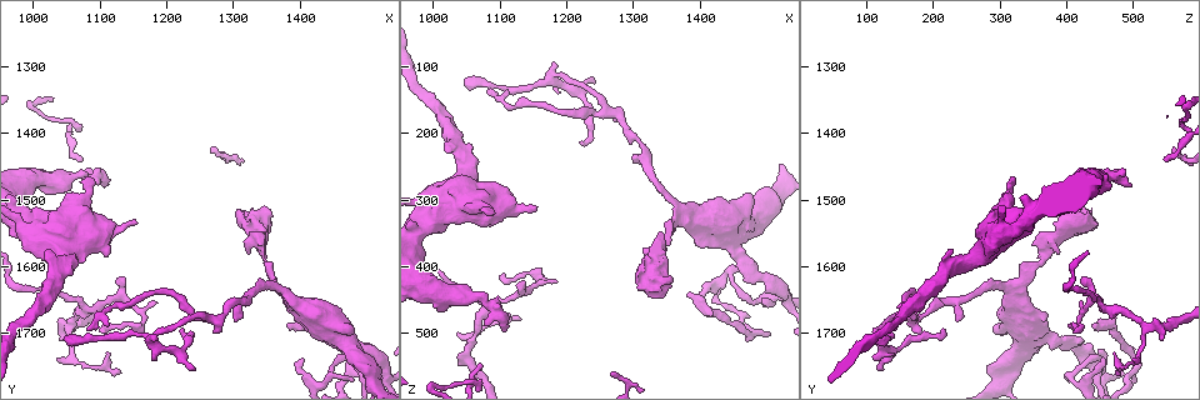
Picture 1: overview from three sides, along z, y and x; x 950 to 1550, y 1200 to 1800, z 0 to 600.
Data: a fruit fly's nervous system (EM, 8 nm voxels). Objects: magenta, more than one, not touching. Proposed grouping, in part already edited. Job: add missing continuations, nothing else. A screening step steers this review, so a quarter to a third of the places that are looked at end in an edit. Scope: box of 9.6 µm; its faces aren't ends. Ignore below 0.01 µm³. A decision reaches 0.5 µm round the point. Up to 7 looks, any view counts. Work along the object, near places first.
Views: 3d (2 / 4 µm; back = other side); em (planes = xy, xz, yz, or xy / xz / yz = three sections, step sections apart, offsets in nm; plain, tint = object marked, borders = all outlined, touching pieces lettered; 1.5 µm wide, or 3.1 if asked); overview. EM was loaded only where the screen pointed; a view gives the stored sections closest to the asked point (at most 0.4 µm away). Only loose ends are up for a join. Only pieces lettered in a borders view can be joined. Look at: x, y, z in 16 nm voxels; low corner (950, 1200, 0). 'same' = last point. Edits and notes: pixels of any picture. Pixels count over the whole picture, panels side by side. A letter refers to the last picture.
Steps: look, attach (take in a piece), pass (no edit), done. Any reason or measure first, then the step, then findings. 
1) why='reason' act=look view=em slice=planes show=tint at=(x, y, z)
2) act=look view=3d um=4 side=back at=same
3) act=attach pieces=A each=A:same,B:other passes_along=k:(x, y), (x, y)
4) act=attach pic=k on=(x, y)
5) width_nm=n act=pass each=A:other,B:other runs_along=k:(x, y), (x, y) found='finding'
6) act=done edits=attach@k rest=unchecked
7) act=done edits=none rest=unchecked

why='thin end' act=look view=3d um=4 side=back at=(1140, 1620, 420)

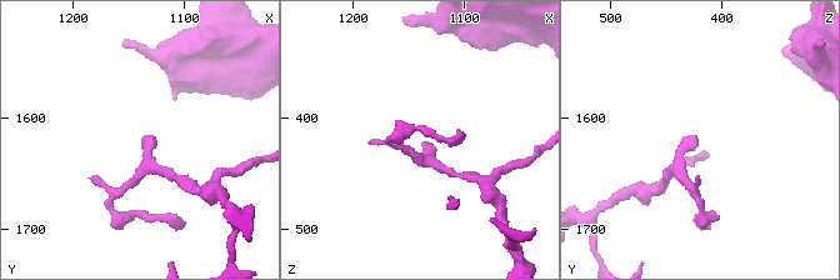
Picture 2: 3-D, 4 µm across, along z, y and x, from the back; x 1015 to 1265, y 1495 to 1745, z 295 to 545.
act=look view=em slice=xy step=8 show=tint at=(1140, 1620, 420)

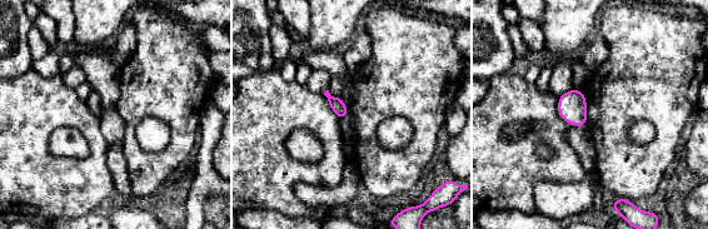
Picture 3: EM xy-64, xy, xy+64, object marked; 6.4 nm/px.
act=look view=em slice=planes show=borders at=same

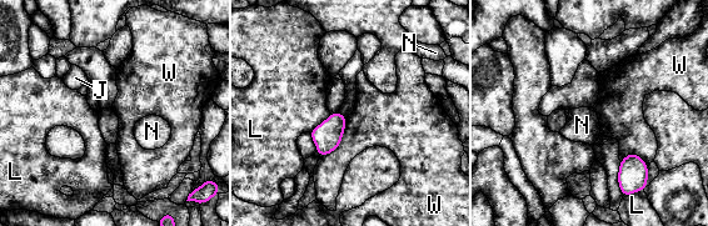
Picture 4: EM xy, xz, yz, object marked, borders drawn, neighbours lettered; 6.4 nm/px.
act=pass each=J:other,L:other,N:other,W:other border=4:(347, 117), (340, 144), (320, 156) found='none of them fits'

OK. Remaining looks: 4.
act=look view=3d um=4 at=(1300, 1680, 235)

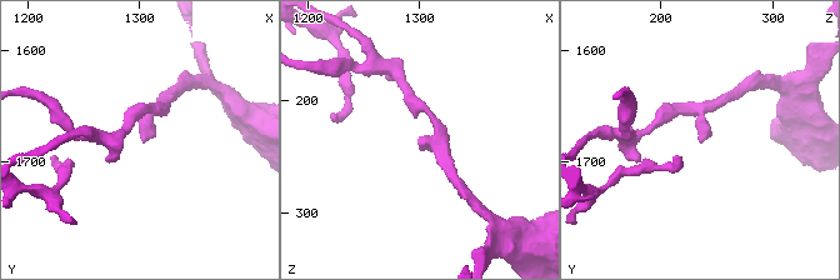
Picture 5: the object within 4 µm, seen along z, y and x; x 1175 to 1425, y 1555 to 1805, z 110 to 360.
act=look view=em slice=yz step=4 show=tint at=(1302, 1680, 238)

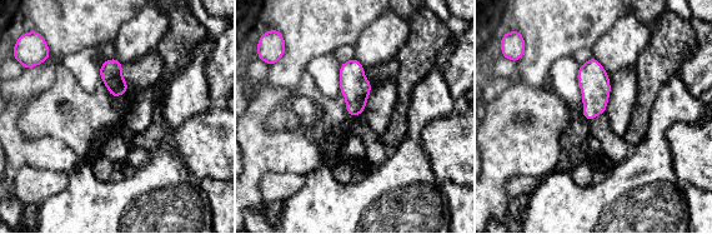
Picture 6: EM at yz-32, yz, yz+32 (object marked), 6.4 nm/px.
why='cut it another way' act=look view=em slice=planes show=borders at=same

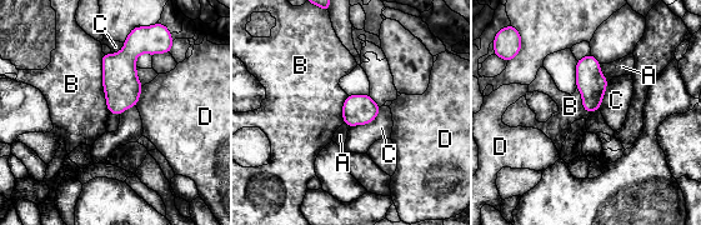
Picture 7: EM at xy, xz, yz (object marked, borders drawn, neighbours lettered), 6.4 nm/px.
act=pass each=A:other,B:other,C:other,D:other border=7:(103, 54), (101, 86), (110, 113) found='none of them fits'

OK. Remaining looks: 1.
act=done edits=none rest=unchecked

